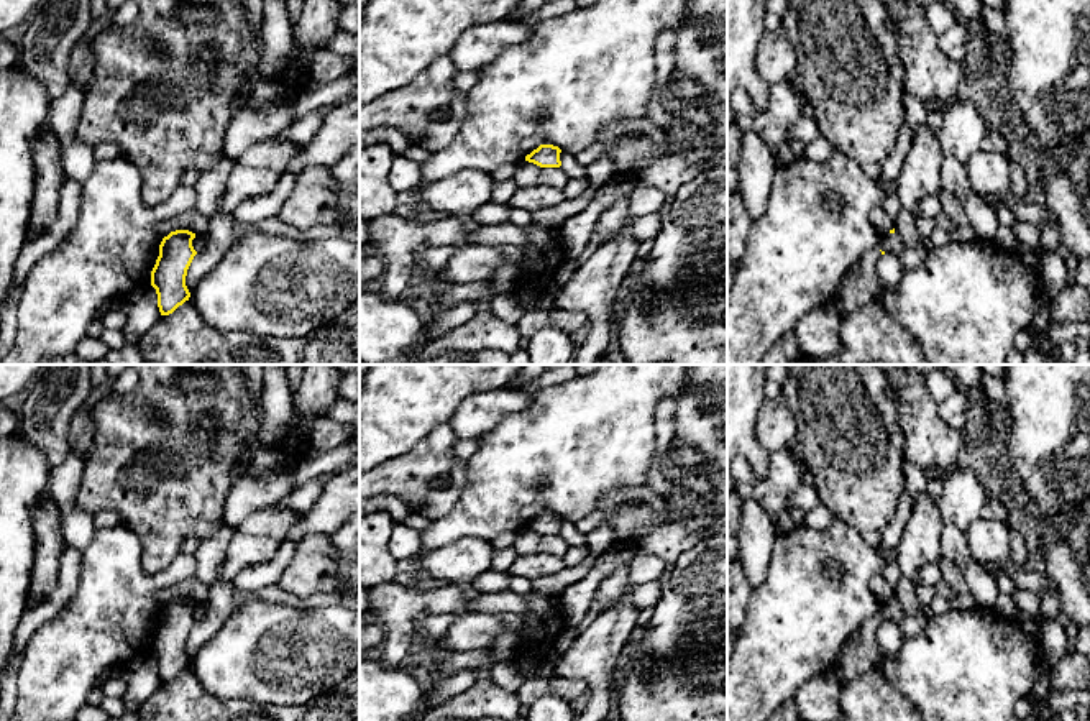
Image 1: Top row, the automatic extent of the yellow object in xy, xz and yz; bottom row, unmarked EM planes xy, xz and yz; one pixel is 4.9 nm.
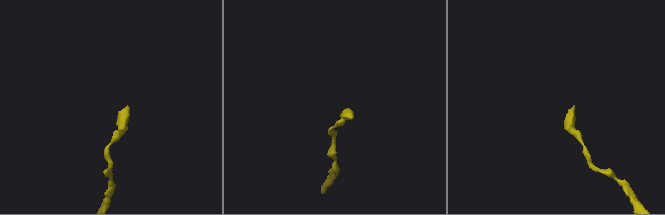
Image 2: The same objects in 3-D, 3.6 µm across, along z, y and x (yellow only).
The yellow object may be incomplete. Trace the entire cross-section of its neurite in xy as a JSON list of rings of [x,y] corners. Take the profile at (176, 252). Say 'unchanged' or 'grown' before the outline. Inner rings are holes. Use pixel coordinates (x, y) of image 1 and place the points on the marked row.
unchanged; [[[176,230],[164,237],[159,245],[159,256],[151,271],[151,286],[156,289],[161,315],[172,314],[190,297],[185,276],[197,255],[192,246],[194,238],[195,233],[189,230]]]

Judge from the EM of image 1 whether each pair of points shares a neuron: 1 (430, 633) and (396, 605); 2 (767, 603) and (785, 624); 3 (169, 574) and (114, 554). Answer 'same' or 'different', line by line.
1: different
2: same
3: same

